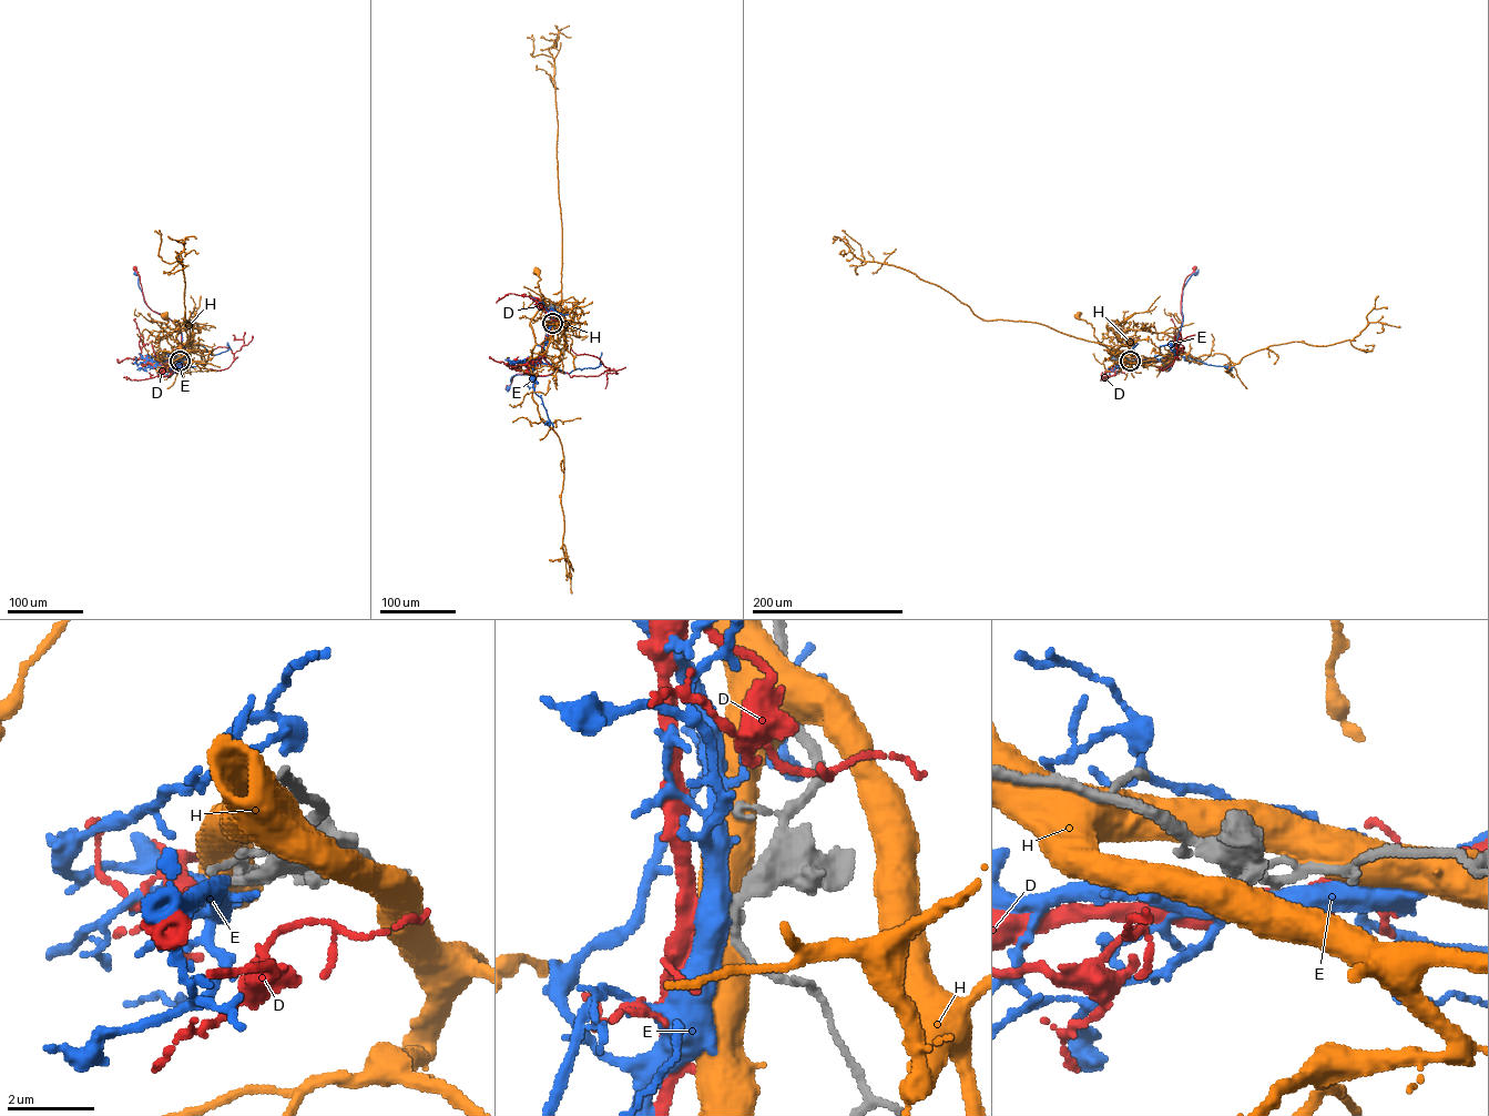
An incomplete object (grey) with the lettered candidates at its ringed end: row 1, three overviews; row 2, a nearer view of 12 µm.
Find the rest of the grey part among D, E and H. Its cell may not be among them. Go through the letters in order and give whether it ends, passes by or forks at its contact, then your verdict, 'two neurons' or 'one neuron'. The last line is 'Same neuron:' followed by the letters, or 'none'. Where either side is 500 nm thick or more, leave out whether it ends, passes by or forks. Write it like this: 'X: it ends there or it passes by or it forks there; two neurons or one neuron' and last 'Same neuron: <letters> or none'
D: it passes by; one neuron
E: two neurons
H: two neurons
Same neuron: D

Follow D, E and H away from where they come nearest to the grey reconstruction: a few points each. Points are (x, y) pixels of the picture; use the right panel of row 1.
D: (1130, 361), (1161, 362), (1173, 352), (1182, 322), (1182, 287), (1194, 269)
E: (1130, 361), (1156, 361), (1173, 351), (1182, 323), (1182, 290), (1195, 272)
H: (1130, 361), (1103, 345), (1094, 336), (1092, 325), (1077, 315)

